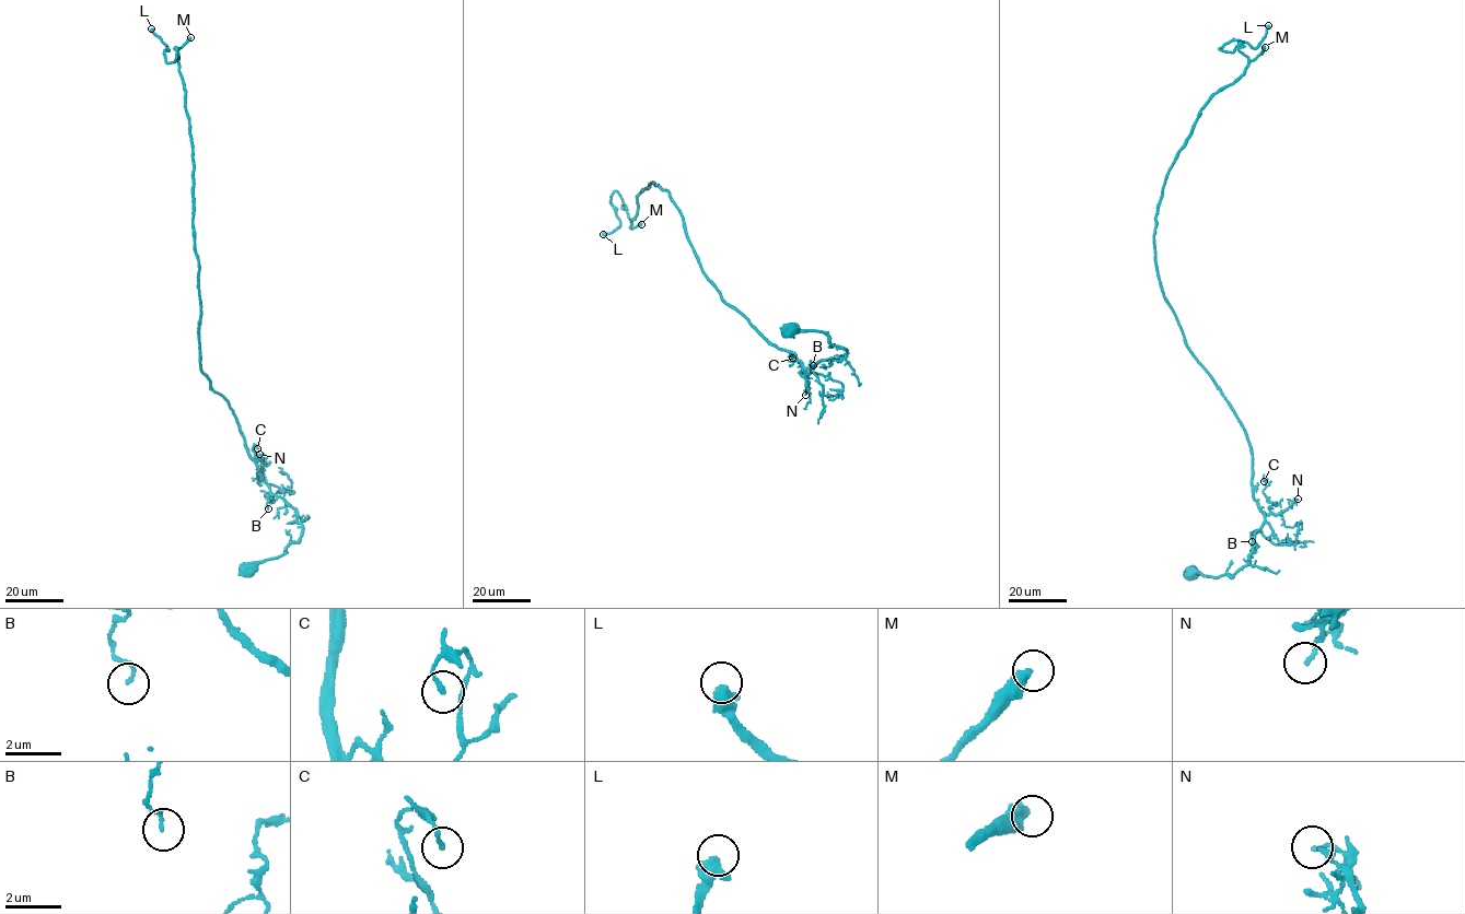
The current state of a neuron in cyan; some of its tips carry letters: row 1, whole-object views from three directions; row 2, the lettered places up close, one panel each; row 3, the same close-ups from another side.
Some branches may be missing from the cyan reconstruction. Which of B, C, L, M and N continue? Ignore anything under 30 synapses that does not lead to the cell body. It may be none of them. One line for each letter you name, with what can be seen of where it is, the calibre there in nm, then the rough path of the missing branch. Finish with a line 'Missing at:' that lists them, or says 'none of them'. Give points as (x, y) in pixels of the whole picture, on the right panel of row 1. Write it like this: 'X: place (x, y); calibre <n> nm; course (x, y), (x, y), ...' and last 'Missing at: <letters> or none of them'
L: place (1268, 25); calibre 550 nm
M: place (1265, 47); calibre 440 nm; course (1265, 47), (1277, 30), (1294, 25), (1310, 30), (1352, 23), (1392, 43), (1418, 42), (1445, 22), (1457, 28)
Missing at: L, M

